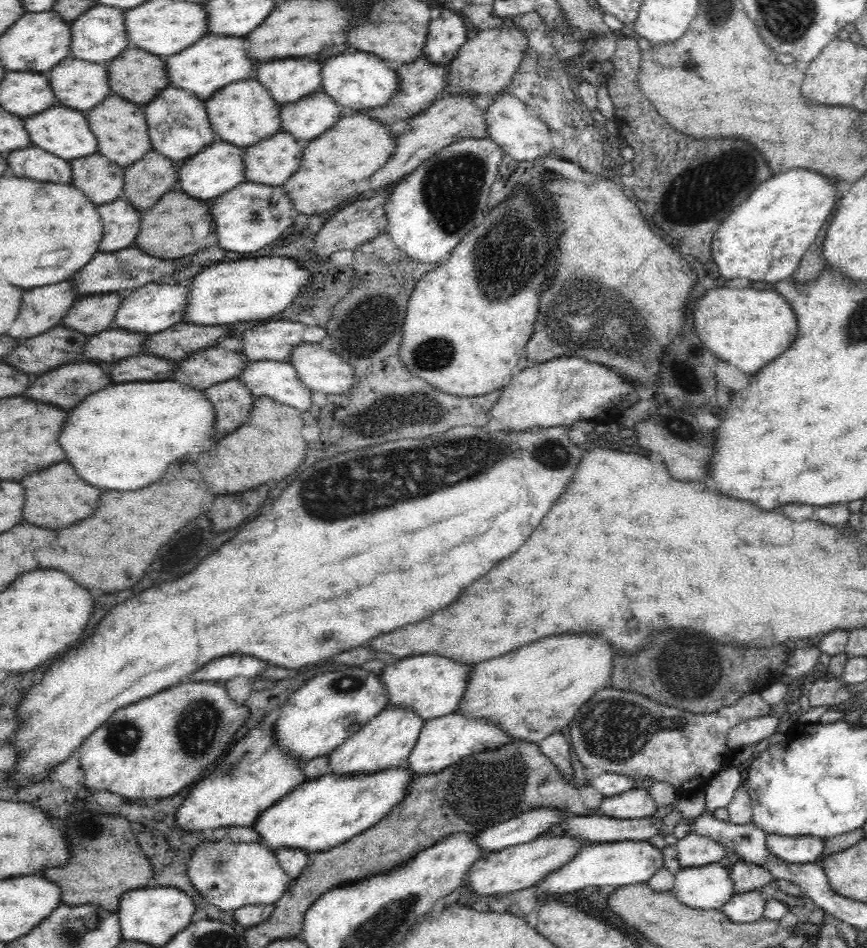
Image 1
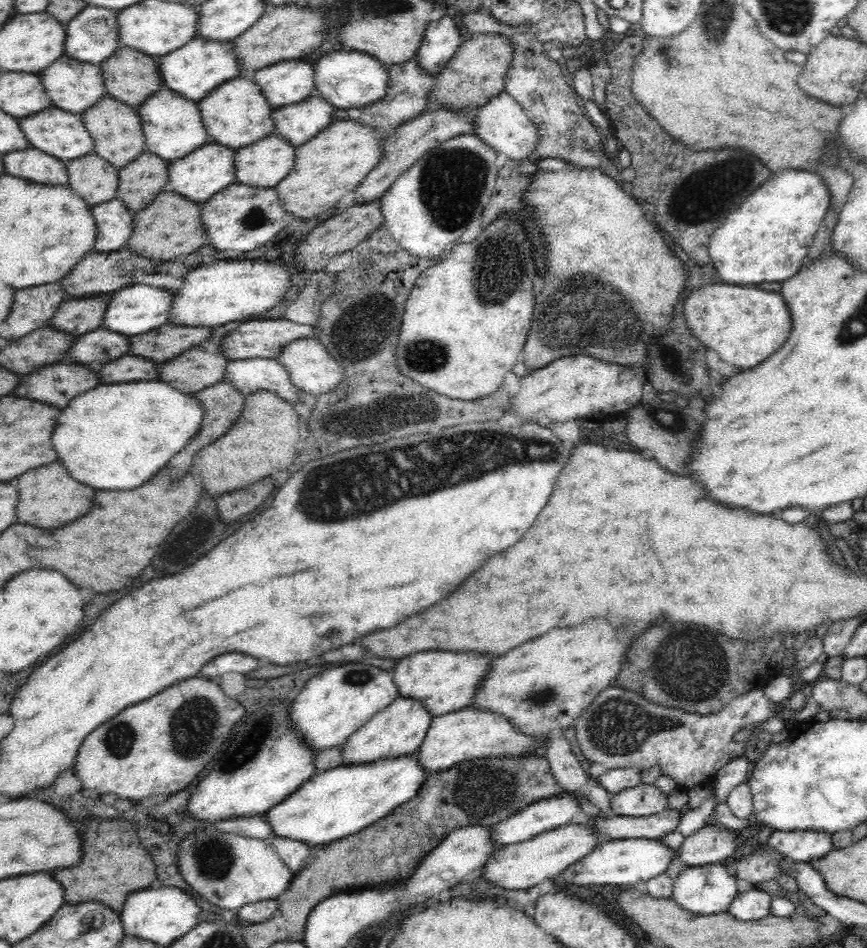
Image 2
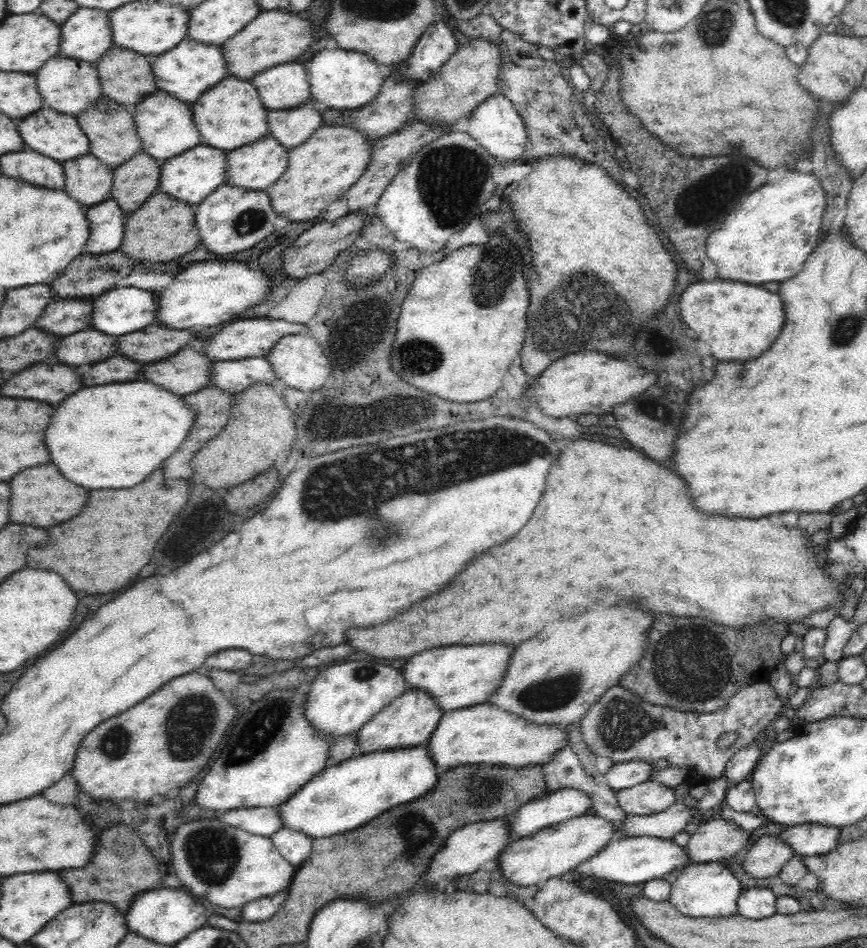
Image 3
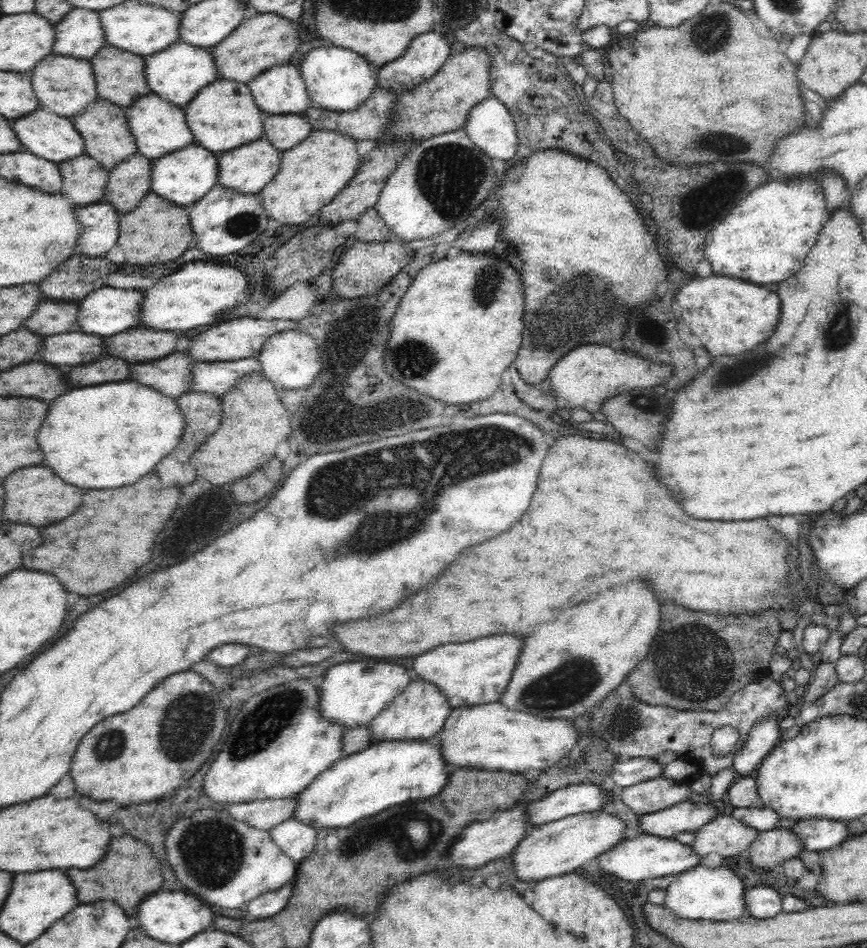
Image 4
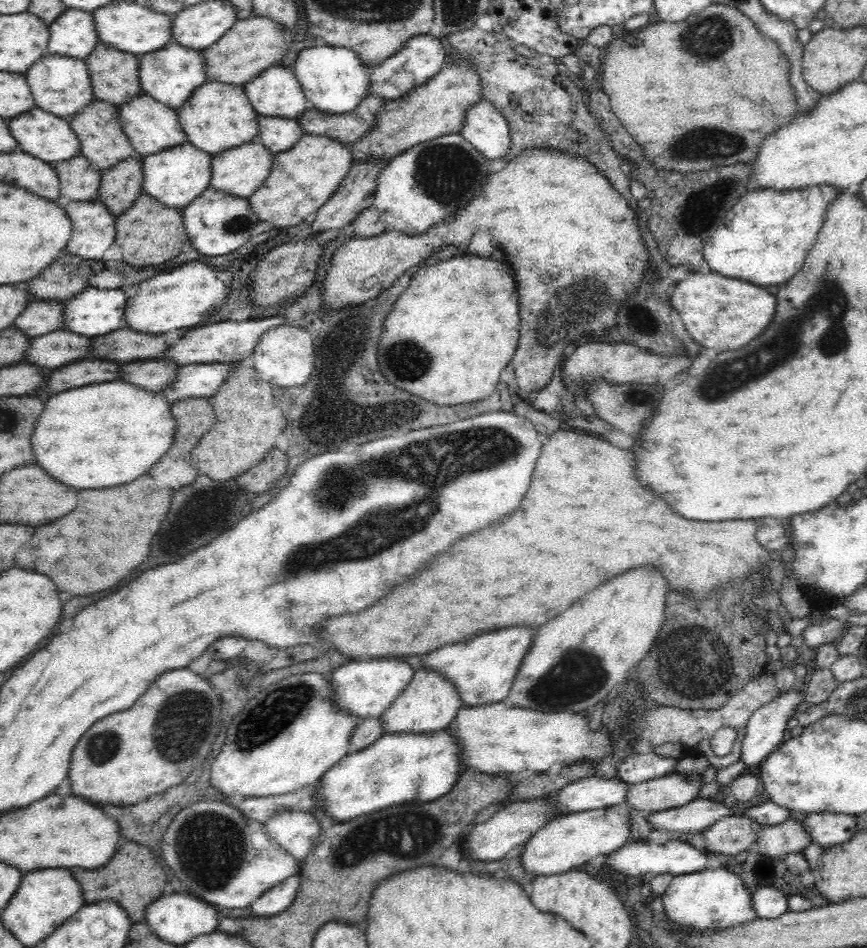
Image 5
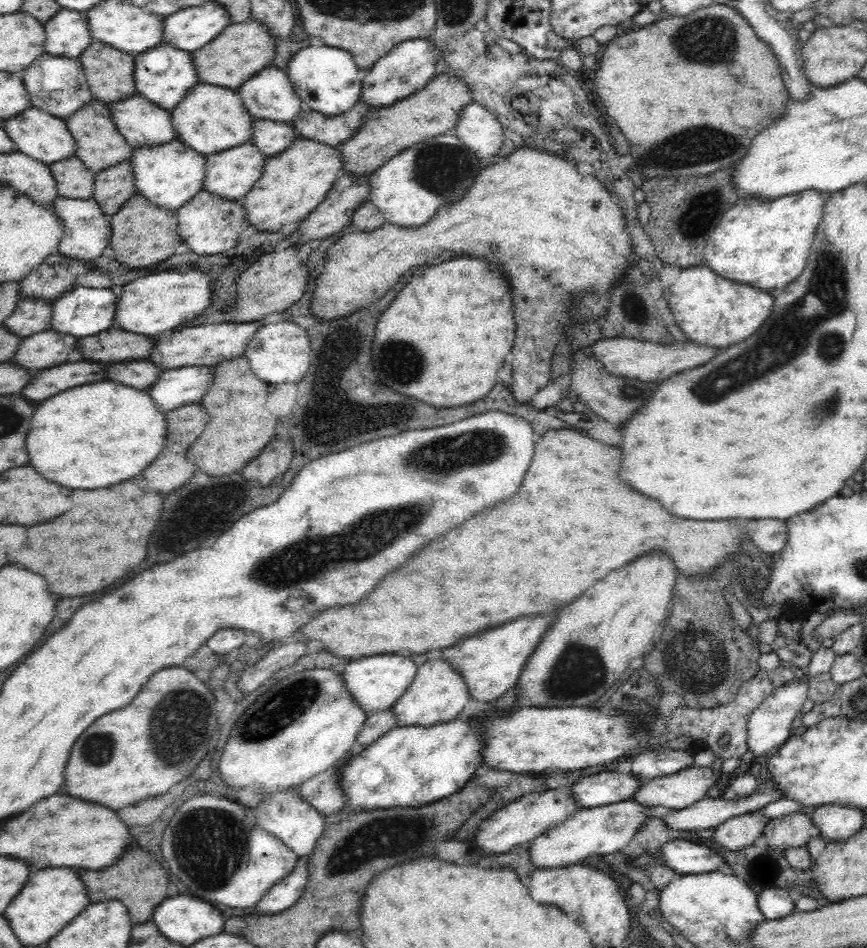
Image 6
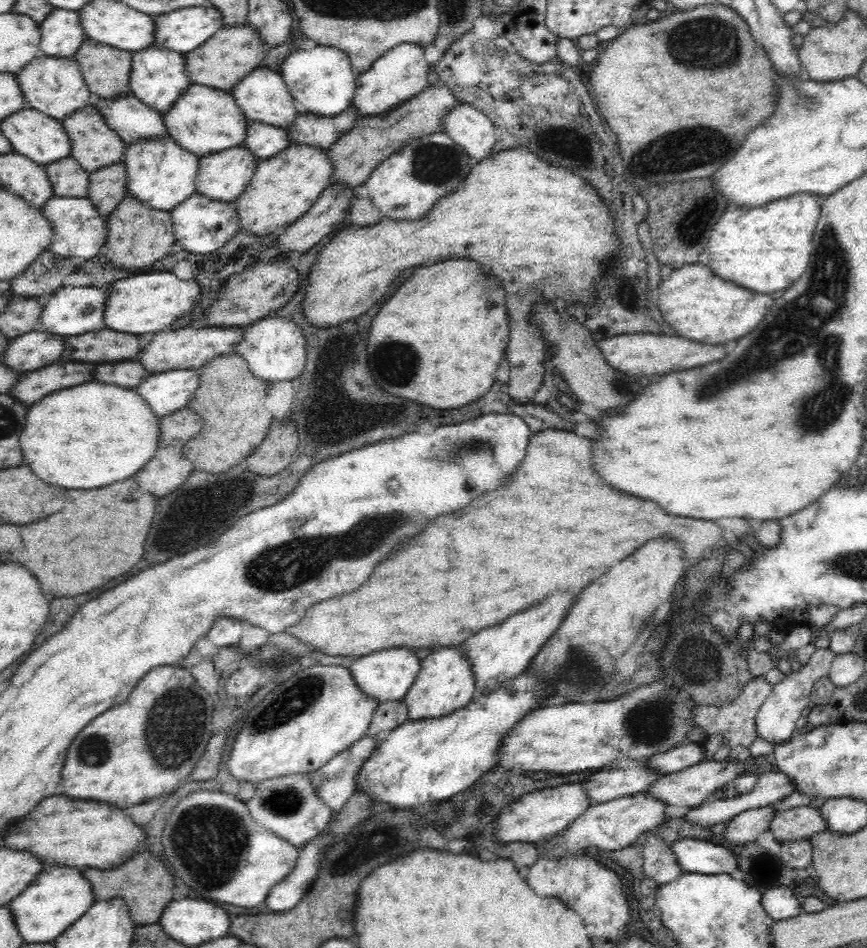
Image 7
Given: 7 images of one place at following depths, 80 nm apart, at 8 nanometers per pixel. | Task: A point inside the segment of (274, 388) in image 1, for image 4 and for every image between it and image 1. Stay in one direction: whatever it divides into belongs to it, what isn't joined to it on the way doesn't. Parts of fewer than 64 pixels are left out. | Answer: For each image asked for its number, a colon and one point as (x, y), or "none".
2: (249, 376)
3: (235, 376)
4: (219, 378)

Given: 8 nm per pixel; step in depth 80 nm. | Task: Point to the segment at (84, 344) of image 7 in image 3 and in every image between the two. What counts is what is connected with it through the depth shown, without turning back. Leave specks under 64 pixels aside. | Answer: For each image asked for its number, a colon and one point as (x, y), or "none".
3: (156, 342)
4: (142, 344)
5: (125, 345)
6: (116, 345)

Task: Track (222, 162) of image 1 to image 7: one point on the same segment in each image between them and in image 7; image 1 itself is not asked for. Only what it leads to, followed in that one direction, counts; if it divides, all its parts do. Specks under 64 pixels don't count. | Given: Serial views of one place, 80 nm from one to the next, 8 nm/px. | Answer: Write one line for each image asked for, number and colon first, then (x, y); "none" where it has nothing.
2: (198, 176)
3: (191, 177)
4: (184, 177)
5: (176, 176)
6: (169, 175)
7: (160, 173)

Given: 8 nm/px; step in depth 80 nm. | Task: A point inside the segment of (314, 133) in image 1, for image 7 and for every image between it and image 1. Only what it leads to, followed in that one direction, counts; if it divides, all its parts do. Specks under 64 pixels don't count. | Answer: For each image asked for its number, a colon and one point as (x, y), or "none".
2: (298, 123)
3: (291, 127)
4: (284, 131)
5: (278, 134)
6: (272, 137)
7: (265, 141)

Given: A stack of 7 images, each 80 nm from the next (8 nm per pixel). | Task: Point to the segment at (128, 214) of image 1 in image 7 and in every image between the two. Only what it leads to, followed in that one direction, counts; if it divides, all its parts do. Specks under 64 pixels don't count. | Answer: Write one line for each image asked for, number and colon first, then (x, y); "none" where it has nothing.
2: (114, 221)
3: (107, 220)
4: (100, 221)
5: (93, 231)
6: (88, 230)
7: (79, 230)

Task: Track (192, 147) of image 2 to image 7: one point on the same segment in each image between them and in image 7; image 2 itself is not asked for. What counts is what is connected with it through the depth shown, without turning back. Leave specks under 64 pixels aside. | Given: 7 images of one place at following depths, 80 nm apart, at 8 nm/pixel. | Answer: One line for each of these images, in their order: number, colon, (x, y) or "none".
3: (166, 127)
4: (159, 127)
5: (151, 126)
6: (142, 123)
7: (128, 117)

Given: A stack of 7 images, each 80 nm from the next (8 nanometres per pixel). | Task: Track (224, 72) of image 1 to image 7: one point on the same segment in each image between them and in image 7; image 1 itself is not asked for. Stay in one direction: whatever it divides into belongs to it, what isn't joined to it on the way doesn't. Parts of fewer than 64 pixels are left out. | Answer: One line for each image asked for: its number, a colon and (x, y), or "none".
2: (197, 68)
3: (188, 70)
4: (177, 75)
5: (170, 75)
6: (164, 75)
7: (158, 77)

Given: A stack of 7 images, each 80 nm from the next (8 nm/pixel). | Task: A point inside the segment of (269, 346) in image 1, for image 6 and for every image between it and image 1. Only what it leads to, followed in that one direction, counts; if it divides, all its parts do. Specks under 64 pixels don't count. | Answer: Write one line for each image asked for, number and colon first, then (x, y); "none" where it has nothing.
2: (263, 338)
3: (241, 339)
4: (236, 339)
5: (226, 341)
6: (205, 345)

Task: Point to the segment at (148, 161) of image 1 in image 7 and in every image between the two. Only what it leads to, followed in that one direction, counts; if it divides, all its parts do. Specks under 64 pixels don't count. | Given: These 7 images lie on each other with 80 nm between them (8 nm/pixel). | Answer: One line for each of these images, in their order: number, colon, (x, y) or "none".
2: (141, 181)
3: (136, 180)
4: (129, 182)
5: (121, 185)
6: (114, 186)
7: (108, 186)

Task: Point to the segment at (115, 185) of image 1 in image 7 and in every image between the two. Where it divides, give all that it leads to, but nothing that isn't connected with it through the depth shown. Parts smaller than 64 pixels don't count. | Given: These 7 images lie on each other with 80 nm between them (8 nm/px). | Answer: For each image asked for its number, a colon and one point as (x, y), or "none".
2: (96, 181)
3: (89, 181)
4: (85, 179)
5: (80, 181)
6: (75, 181)
7: (68, 178)

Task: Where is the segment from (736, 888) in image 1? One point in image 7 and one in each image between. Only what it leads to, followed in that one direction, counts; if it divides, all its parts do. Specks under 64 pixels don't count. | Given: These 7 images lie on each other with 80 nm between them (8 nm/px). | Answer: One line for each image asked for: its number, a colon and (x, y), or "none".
2: (760, 866)
3: (767, 856)
4: (771, 848)
5: (775, 841)
6: (795, 830)
7: (800, 823)

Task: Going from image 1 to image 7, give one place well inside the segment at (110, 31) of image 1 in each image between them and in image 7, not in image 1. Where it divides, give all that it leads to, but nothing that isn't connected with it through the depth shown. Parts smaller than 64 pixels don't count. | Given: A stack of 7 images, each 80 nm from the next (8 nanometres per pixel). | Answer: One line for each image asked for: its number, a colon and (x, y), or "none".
2: (93, 35)
3: (87, 35)
4: (80, 34)
5: (73, 34)
6: (68, 35)
7: (62, 34)

